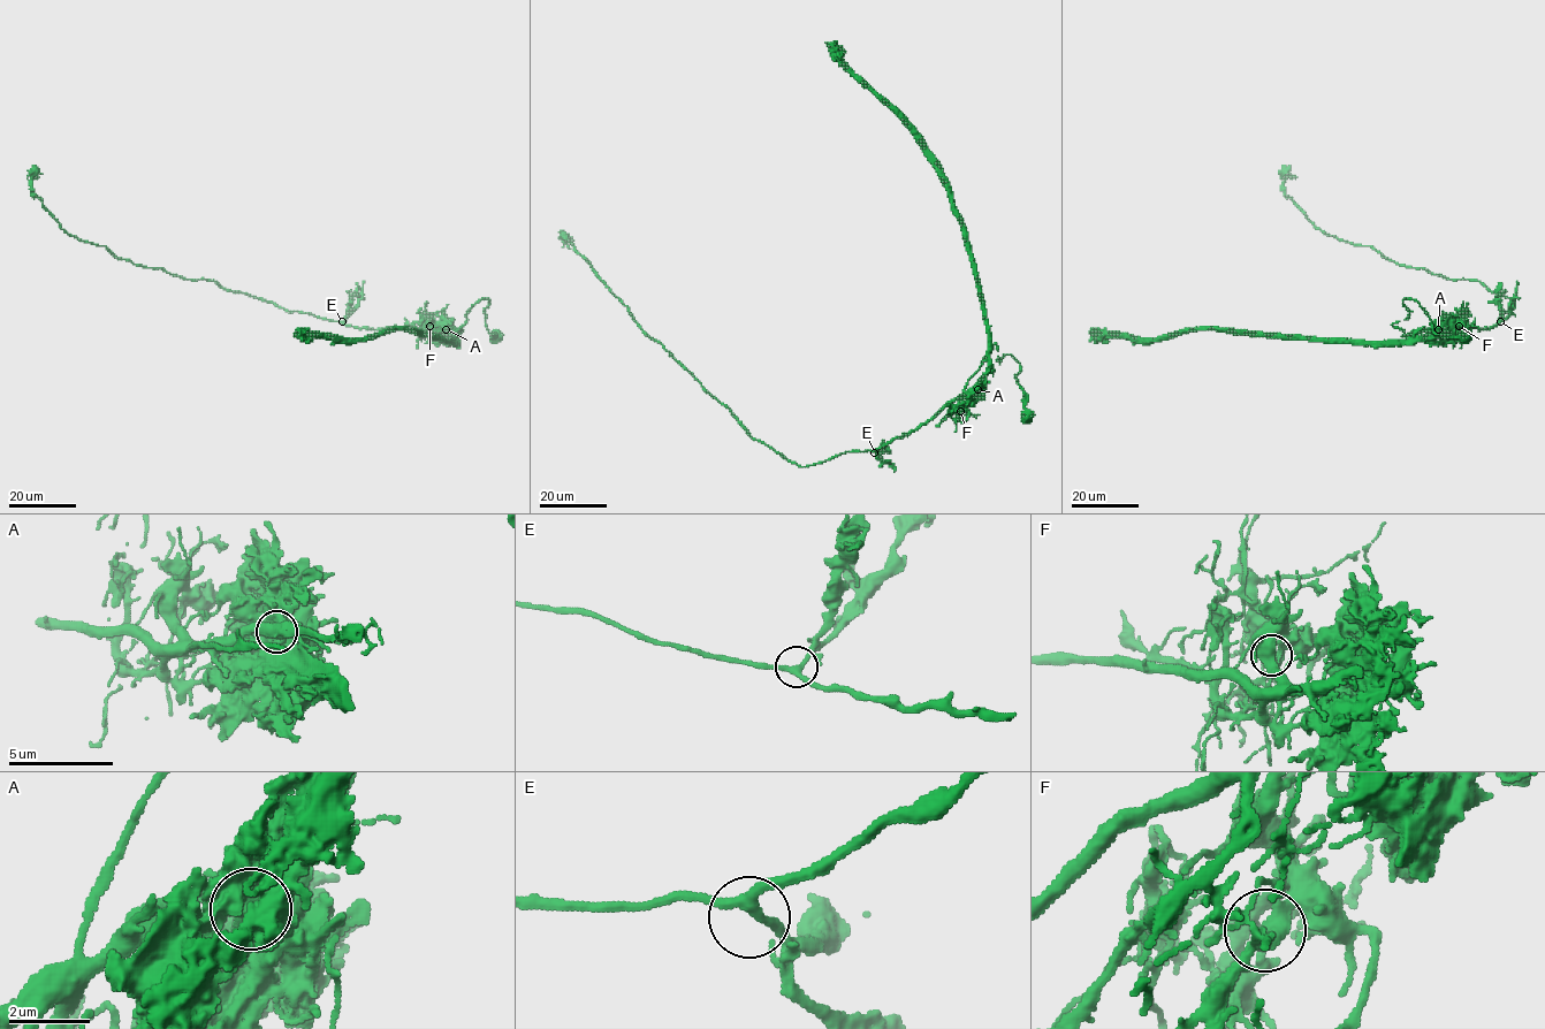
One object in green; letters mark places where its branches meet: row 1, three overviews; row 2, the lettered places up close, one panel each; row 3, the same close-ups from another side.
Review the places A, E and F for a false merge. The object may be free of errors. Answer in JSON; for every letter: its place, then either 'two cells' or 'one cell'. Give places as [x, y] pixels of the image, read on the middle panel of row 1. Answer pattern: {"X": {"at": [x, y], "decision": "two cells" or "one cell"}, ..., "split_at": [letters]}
{"A": {"at": [978, 389], "decision": "two cells"}, "E": {"at": [874, 452], "decision": "one cell"}, "F": {"at": [960, 411], "decision": "one cell"}, "split_at": ["A"]}

